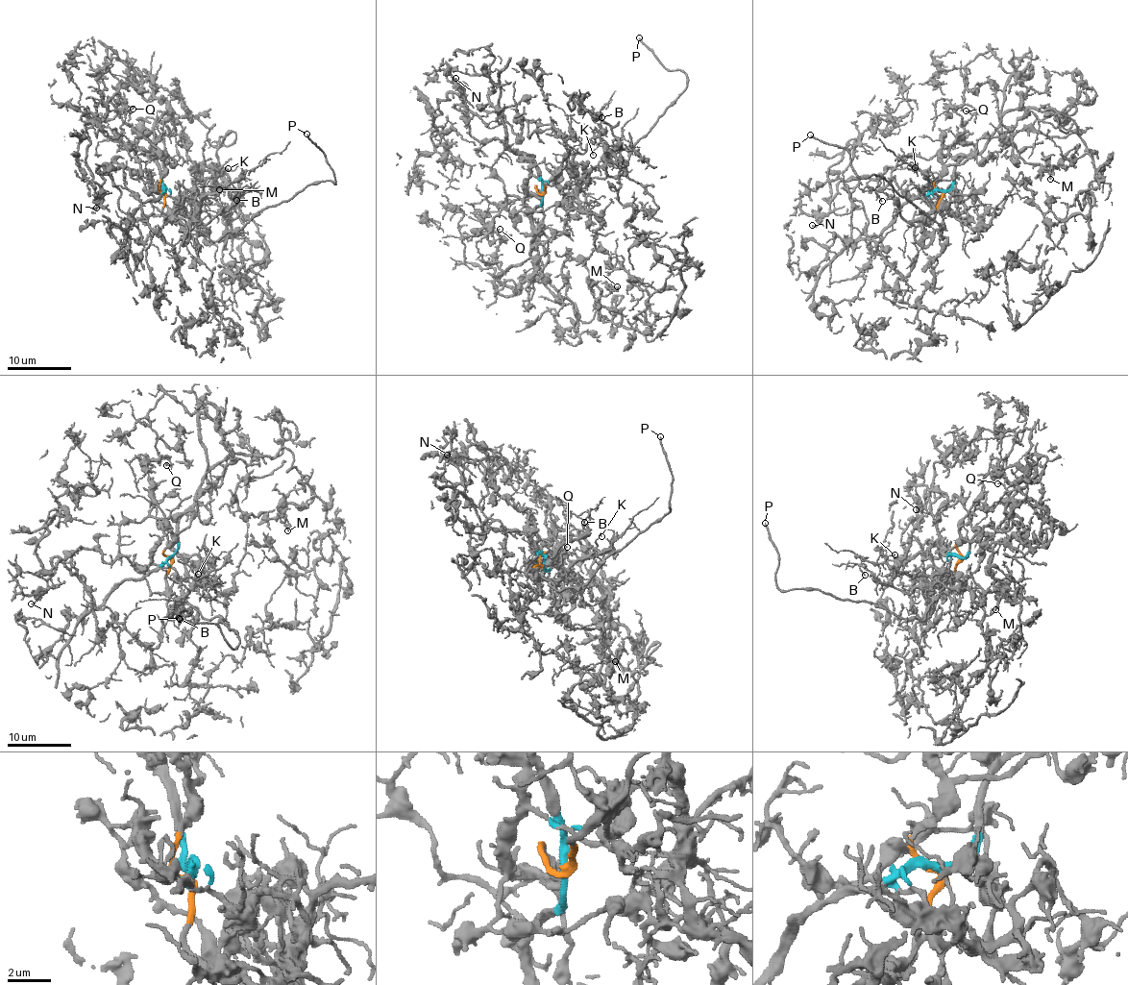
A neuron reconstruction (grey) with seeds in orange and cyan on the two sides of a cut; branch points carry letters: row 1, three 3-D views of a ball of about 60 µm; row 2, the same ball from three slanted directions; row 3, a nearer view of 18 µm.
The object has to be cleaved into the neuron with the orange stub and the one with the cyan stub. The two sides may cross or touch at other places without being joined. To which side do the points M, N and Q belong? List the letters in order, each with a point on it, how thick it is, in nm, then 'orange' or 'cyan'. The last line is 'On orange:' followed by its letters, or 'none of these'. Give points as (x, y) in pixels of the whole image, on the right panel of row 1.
M: place (1050, 179); calibre 160 nm; cyan
N: place (812, 225); calibre 130 nm; cyan
Q: place (966, 110); calibre 140 nm; cyan
On orange: none of these

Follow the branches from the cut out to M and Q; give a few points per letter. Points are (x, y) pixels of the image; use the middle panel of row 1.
M: (542, 193), (528, 252), (542, 281), (579, 319), (598, 314), (618, 325), (620, 314), (597, 301), (618, 287)
Q: (542, 193), (533, 211), (513, 195), (478, 231), (483, 224), (495, 240), (500, 229)

